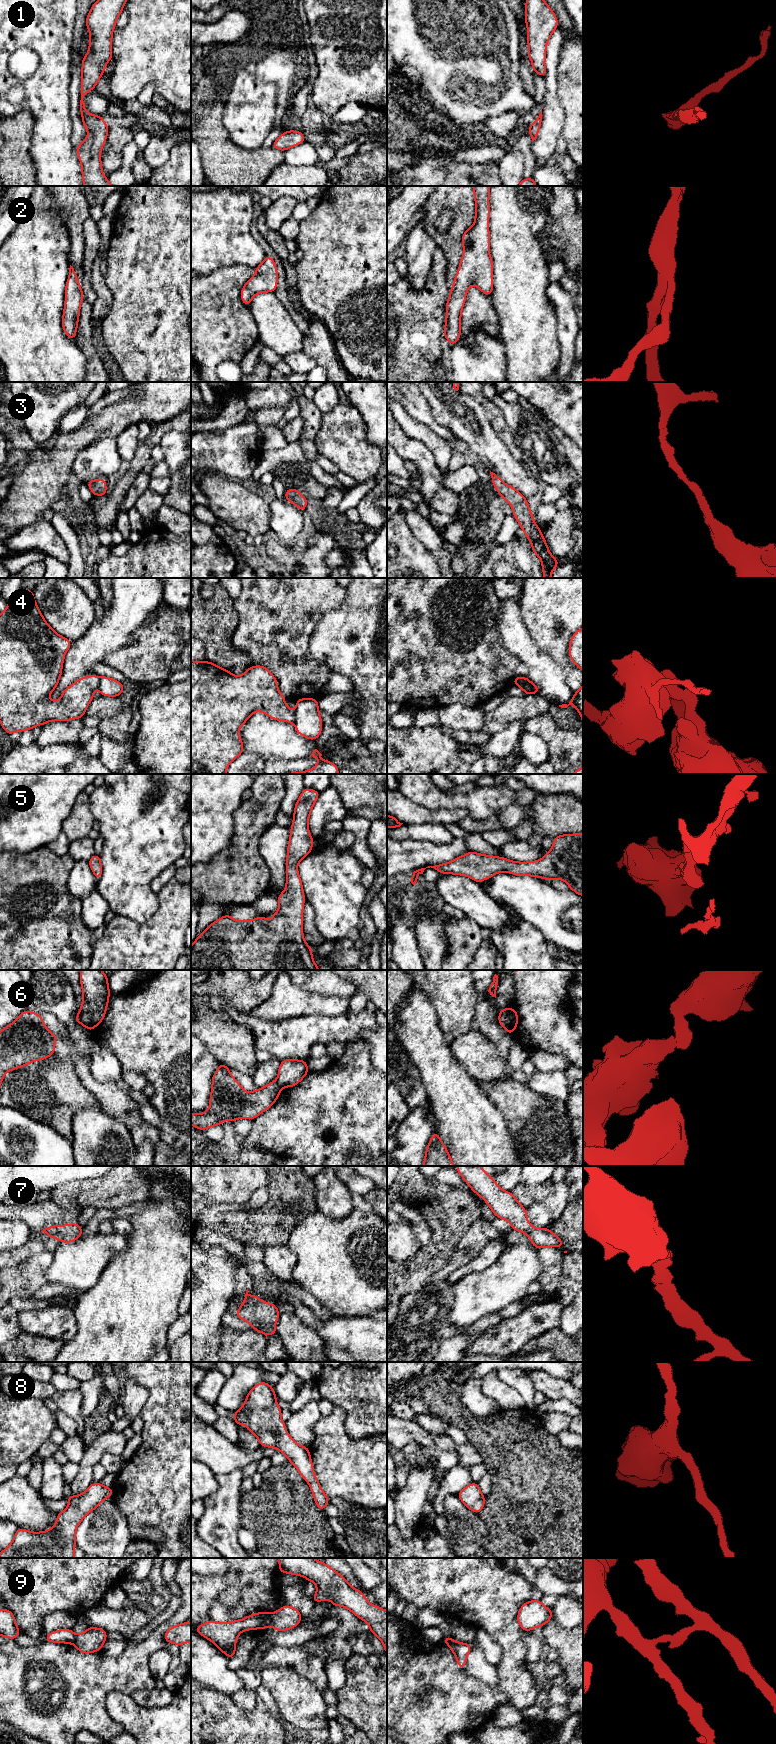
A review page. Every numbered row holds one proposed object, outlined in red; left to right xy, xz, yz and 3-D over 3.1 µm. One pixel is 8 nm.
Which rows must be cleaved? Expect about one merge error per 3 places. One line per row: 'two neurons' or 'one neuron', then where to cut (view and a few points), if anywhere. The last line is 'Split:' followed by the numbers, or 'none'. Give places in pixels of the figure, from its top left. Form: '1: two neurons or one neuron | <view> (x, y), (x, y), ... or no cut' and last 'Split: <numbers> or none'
1: one neuron | no cut
2: one neuron | no cut
3: one neuron | no cut
4: two neurons | yz (526, 678), (526, 684), (531, 693)
5: one neuron | no cut
6: two neurons | xz (275, 1081), (281, 1087)
7: one neuron | no cut
8: one neuron | no cut
9: two neurons | xz (270, 1614), (271, 1624)
Split: 4, 6, 9

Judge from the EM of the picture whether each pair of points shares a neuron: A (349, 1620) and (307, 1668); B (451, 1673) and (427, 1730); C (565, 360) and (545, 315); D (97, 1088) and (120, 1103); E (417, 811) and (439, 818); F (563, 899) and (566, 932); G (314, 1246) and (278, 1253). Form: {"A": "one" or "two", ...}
{"A": "two", "B": "one", "C": "two", "D": "one", "E": "one", "F": "one", "G": "two"}

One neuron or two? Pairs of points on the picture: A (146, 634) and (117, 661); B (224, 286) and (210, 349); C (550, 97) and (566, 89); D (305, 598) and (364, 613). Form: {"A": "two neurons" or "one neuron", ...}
{"A": "one neuron", "B": "one neuron", "C": "two neurons", "D": "two neurons"}

